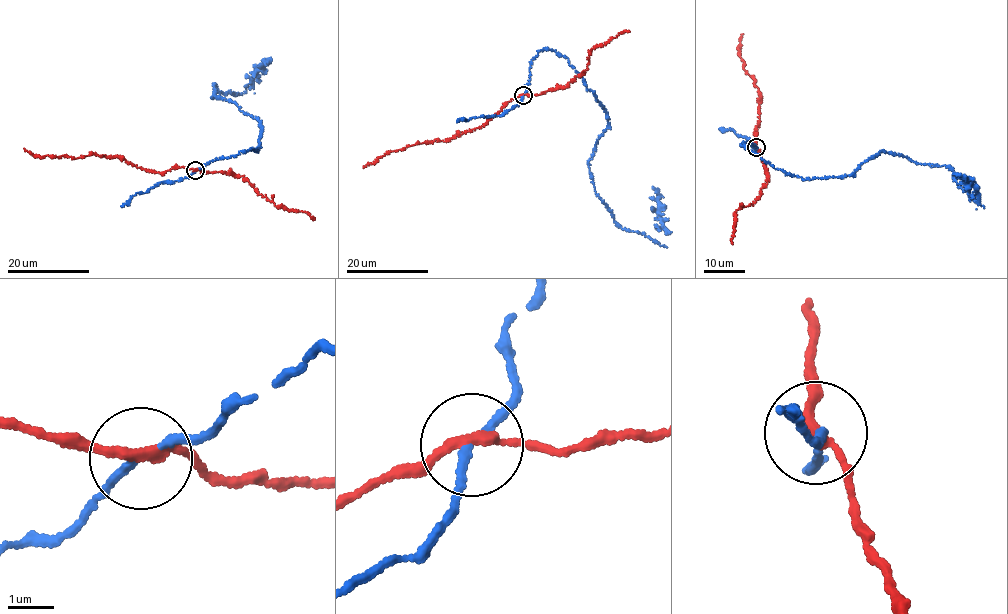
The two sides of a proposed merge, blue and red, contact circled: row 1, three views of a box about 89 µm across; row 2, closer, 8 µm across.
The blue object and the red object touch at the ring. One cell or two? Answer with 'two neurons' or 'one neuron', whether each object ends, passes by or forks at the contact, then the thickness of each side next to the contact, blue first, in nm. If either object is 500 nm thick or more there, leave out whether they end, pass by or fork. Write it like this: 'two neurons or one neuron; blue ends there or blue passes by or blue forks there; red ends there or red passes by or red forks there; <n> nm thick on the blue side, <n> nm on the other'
two neurons; blue passes by; red passes by; 140 nm thick on the blue side, 200 nm on the other

